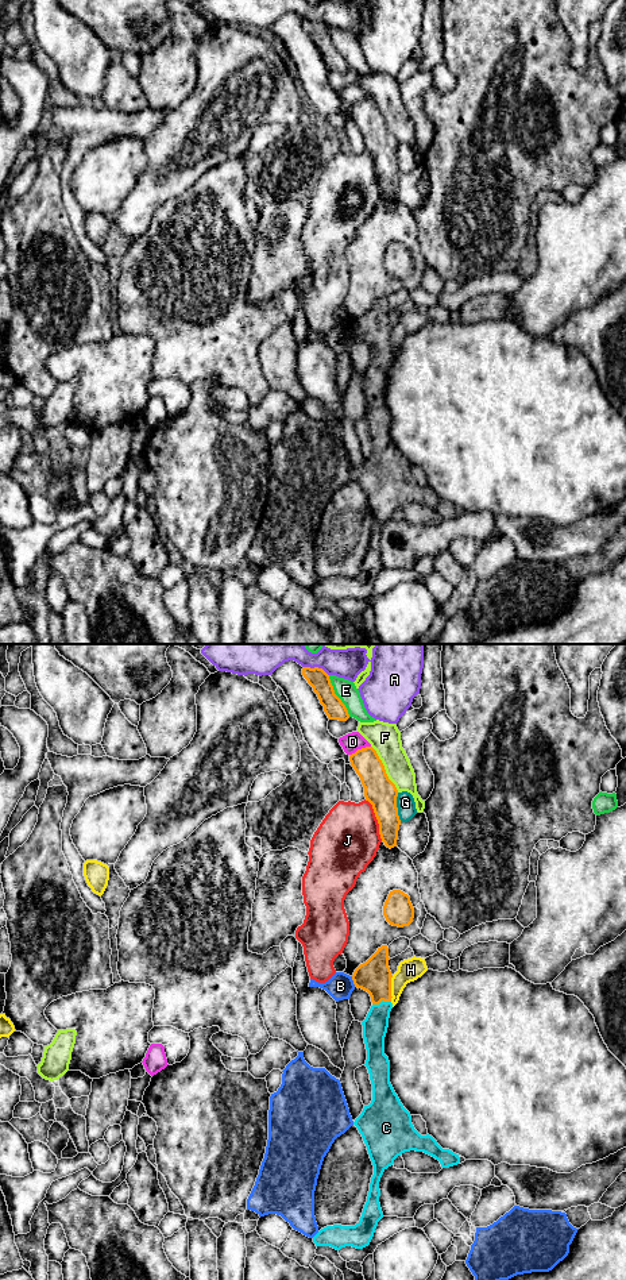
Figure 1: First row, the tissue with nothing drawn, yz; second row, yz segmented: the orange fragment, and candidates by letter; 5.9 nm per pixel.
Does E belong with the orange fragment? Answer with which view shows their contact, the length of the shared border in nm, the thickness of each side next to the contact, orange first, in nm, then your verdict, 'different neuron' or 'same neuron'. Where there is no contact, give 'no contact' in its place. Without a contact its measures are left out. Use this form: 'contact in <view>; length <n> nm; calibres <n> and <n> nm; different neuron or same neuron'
contact in yz; length 280 nm; calibres 120 and 120 nm; different neuron

